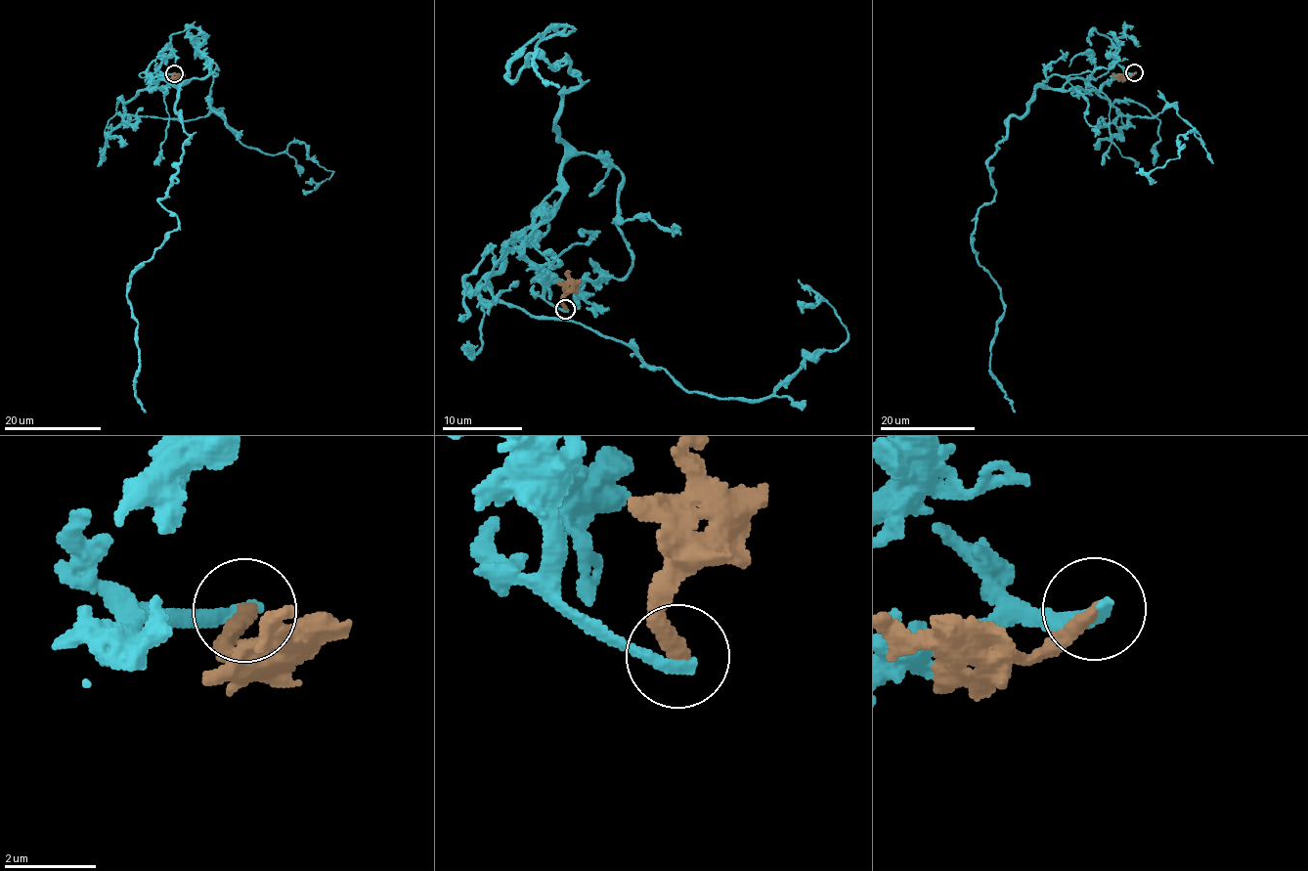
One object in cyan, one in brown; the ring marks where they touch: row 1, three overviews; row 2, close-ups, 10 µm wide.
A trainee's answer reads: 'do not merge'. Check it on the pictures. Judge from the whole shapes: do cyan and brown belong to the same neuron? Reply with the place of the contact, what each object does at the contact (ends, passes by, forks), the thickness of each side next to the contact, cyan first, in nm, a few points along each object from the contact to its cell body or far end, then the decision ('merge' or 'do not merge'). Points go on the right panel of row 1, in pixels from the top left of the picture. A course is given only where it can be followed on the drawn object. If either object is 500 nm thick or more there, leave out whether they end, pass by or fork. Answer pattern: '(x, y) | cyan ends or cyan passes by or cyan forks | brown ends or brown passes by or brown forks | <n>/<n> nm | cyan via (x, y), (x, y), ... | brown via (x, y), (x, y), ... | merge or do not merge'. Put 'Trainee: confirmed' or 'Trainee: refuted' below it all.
(1134, 72) | cyan ends | brown ends | 320/360 nm | cyan via (1135, 73), (1039, 87), (988, 160), (996, 194), (971, 248), (999, 290), (990, 374), (1015, 413) | brown via (1134, 73), (1117, 77), (1111, 72) | do not merge
Trainee: confirmed

